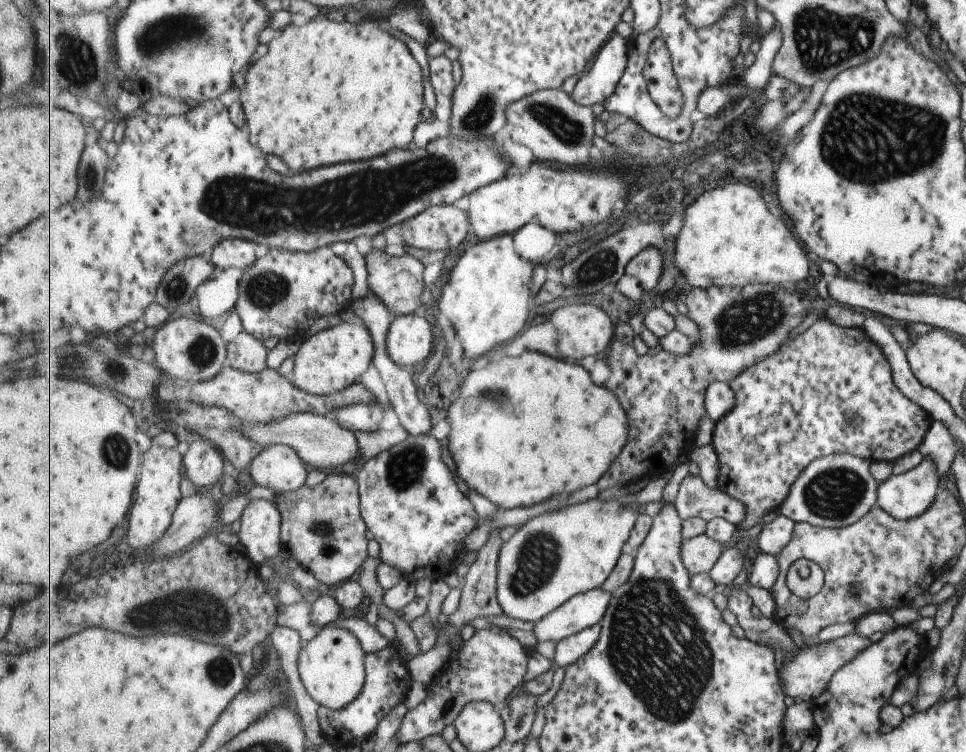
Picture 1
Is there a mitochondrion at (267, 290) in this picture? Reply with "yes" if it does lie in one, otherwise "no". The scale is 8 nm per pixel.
yes

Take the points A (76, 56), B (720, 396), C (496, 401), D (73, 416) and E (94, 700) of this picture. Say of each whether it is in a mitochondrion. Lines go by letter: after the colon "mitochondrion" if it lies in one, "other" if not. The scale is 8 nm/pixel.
A: mitochondrion
B: other
C: mitochondrion
D: other
E: other

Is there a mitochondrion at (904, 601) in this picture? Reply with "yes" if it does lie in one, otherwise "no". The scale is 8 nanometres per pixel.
no

